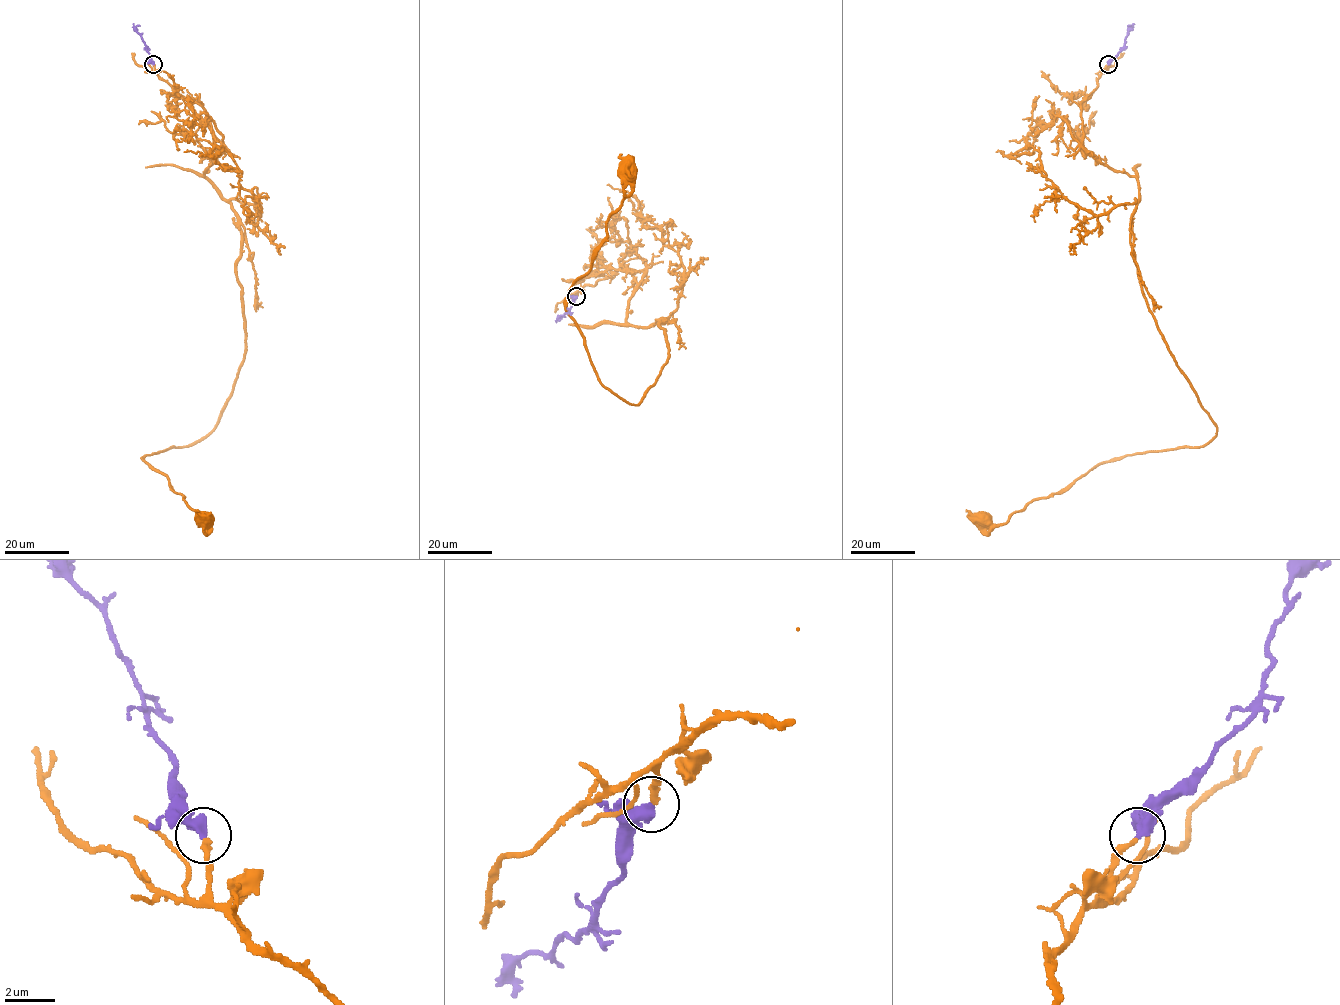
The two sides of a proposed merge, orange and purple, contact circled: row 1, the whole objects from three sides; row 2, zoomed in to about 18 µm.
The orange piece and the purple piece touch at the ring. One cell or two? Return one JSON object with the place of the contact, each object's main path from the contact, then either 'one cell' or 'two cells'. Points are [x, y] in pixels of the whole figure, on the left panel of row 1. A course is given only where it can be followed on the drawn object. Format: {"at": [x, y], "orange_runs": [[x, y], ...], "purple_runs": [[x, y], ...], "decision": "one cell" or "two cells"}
{"at": [153, 64], "orange_runs": [[153, 65], [222, 145], [203, 176], [241, 235], [245, 354], [233, 390], [211, 431], [144, 458], [203, 518]], "purple_runs": [[153, 64], [136, 29], [140, 25]], "decision": "one cell"}

